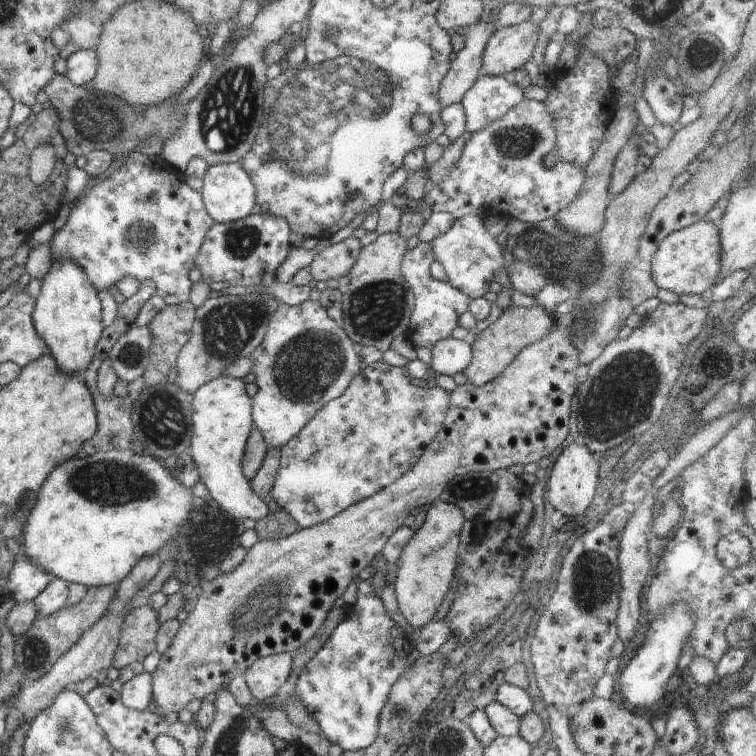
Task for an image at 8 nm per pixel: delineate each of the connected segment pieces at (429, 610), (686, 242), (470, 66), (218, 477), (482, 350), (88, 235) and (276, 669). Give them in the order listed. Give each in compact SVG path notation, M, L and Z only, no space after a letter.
M440 499L435 500L426 513L425 522L413 532L408 543L402 548L397 562L395 594L398 608L412 628L423 627L432 621L442 604L442 598L450 590L457 571L461 549L459 535L464 522L464 513L458 506Z
M702 219L690 226L670 233L658 245L658 250L651 260L651 271L654 284L659 289L670 290L676 294L703 294L713 287L720 274L722 247L720 229L712 222Z
M495 16L489 20L481 18L474 26L462 31L465 35L464 48L456 53L456 59L451 61L450 70L439 88L438 98L442 109L460 103L466 91L478 80L482 55L495 22Z
M220 375L200 386L193 394L193 431L188 453L198 468L200 481L208 489L209 498L234 518L259 521L270 514L268 505L252 490L242 472L244 450L254 427L251 402L241 379Z
M540 305L532 306L532 308L513 306L504 309L495 322L476 334L471 345L472 362L463 370L467 382L472 382L474 386L484 386L487 382L494 380L506 370L506 366L518 356L523 348L550 334L557 321Z
M139 151L130 152L127 154L127 159L124 164L115 170L109 177L103 177L100 183L93 186L89 192L82 198L78 198L78 202L74 204L74 207L69 213L68 219L64 226L58 230L50 241L50 252L52 252L52 258L58 260L58 258L64 258L64 260L72 260L74 264L77 264L84 270L88 280L92 283L92 286L100 292L106 288L110 288L112 284L116 284L119 280L122 280L124 276L133 276L139 280L150 280L156 284L156 294L166 302L166 305L182 304L182 302L188 302L190 300L190 287L192 282L188 277L188 272L192 270L195 265L196 255L198 250L202 246L210 226L213 226L215 220L208 214L203 203L201 191L192 189L185 180L185 174L182 170L173 170L165 162L159 158L151 157L141 153Z
M286 653L258 658L244 671L244 680L256 703L277 695L278 689L290 676L292 658L293 654Z

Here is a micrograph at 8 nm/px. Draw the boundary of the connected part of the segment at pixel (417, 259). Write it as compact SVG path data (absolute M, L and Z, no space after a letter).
M419 242L415 248L408 249L403 256L401 264L402 276L414 296L414 306L411 312L410 324L405 336L410 344L416 348L431 348L439 340L451 336L452 330L459 326L458 318L468 311L470 296L466 296L462 290L454 288L450 282L439 281L430 276L430 266L435 261L431 243Z

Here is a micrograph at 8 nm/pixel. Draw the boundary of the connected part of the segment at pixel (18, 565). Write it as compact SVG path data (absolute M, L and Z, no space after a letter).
M19 556L6 582L9 598L16 602L34 600L54 579L52 574L36 566L28 556Z

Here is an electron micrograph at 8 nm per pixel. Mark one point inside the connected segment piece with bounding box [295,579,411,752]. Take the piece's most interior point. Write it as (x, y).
(345, 685)

